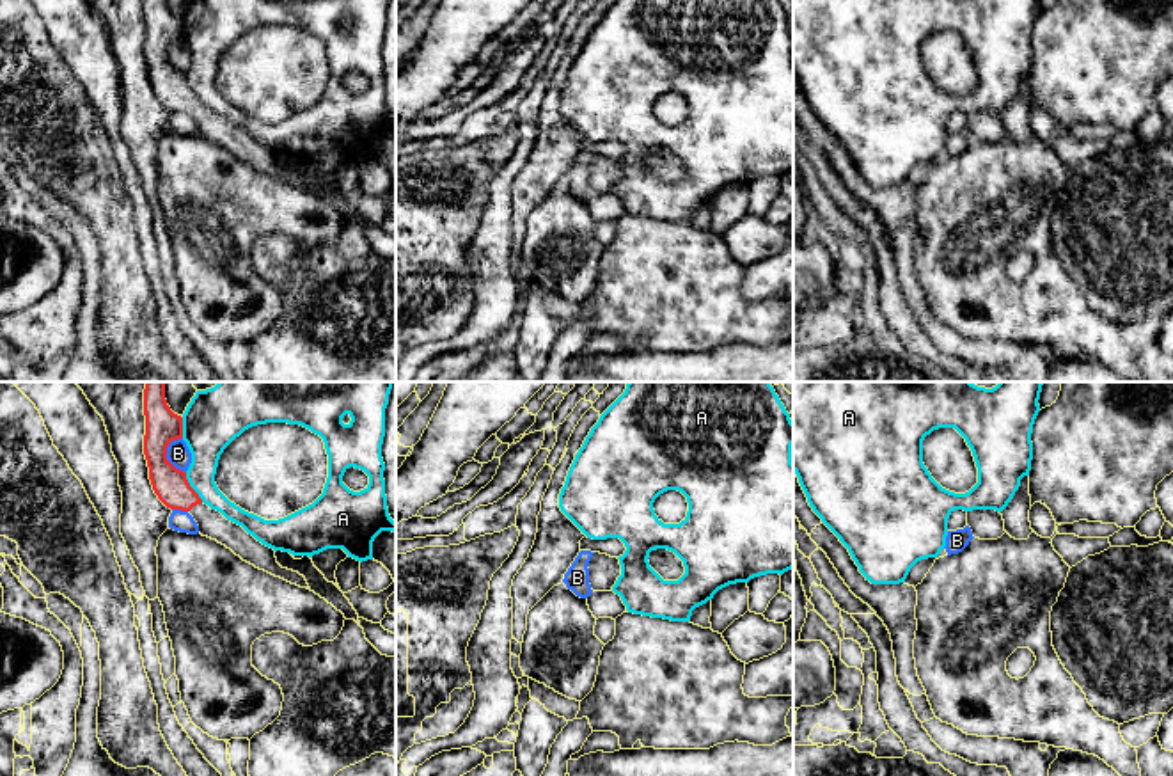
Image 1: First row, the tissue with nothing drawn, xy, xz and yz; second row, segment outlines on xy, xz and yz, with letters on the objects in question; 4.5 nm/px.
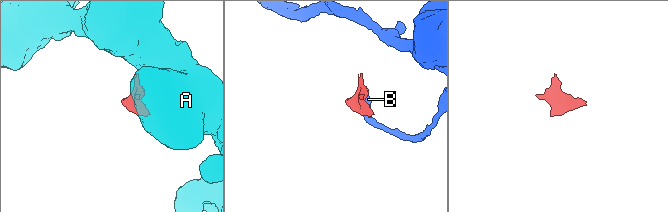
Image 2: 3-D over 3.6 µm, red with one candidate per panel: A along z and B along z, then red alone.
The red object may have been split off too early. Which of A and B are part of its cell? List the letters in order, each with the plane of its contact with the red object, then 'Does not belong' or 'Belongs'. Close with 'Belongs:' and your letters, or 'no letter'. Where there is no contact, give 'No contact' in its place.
A: Touches red in xy. Does not belong
B: Touches red in xy. Does not belong
Belongs: no letter

